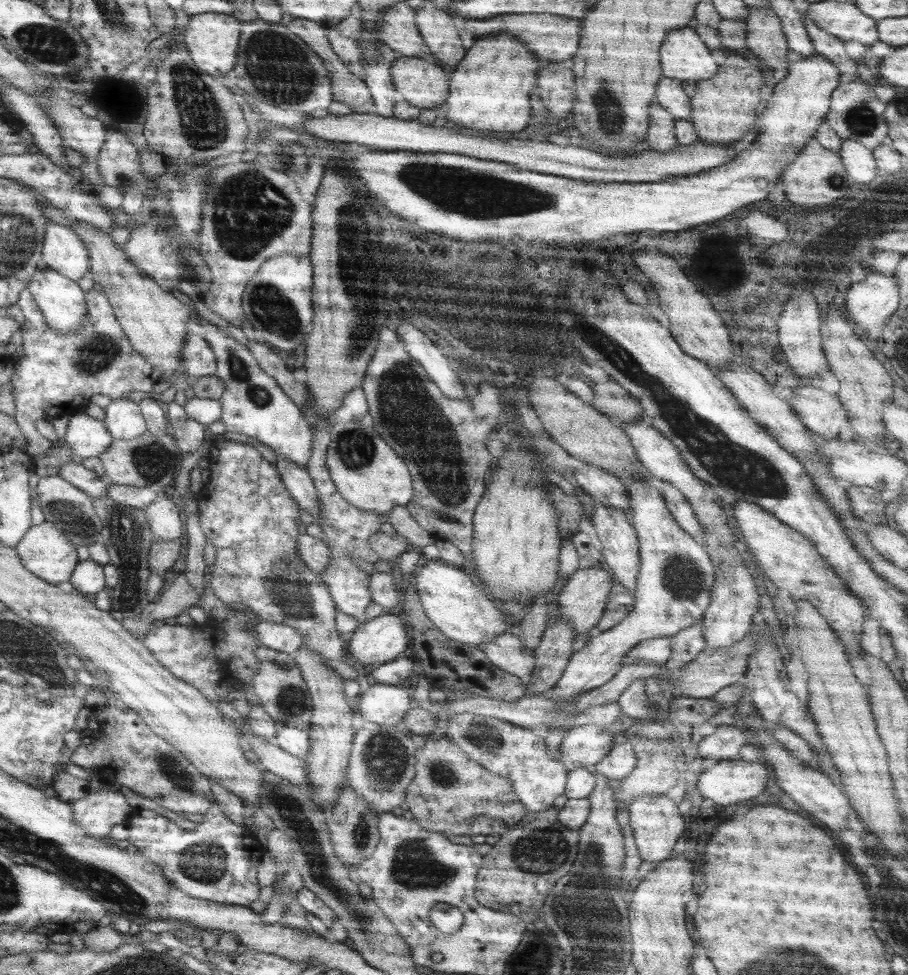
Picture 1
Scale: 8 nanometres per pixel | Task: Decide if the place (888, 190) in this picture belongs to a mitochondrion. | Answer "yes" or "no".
no

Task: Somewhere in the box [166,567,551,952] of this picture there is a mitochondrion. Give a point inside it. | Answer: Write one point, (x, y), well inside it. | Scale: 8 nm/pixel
(291, 812)

